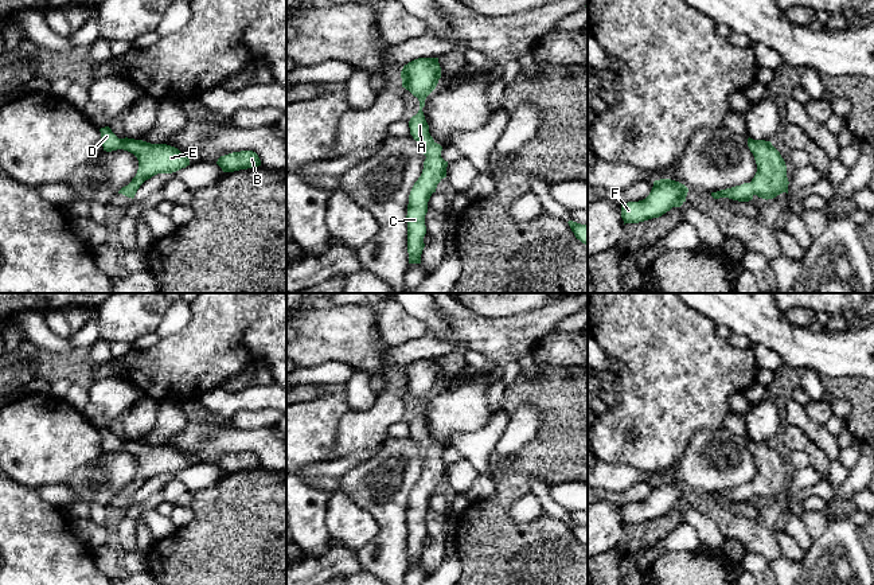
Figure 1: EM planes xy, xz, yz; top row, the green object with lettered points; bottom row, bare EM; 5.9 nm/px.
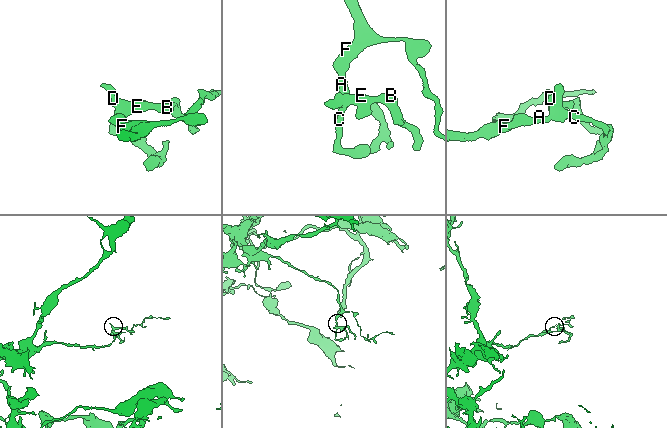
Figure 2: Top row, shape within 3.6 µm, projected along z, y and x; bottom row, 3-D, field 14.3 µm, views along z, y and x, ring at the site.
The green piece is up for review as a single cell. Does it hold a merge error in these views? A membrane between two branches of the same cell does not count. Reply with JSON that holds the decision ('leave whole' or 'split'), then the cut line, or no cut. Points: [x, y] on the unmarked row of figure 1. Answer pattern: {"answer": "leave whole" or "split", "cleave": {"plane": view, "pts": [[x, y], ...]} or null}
{"answer": "leave whole", "cleave": null}

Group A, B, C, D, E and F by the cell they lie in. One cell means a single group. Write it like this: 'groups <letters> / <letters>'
groups A B C D E F

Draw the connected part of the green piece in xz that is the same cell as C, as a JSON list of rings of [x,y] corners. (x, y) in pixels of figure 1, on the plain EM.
[[[418,359],[403,367],[401,373],[402,389],[409,391],[420,402],[420,412],[409,422],[410,436],[421,446],[424,456],[424,471],[414,484],[407,506],[407,554],[409,565],[421,565],[426,535],[425,516],[428,503],[437,485],[446,479],[448,463],[441,459],[442,448],[429,434],[422,409],[426,398],[436,390],[441,379],[438,359]]]

